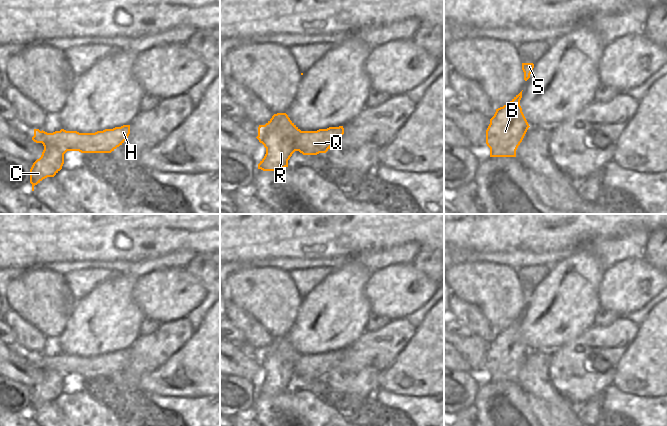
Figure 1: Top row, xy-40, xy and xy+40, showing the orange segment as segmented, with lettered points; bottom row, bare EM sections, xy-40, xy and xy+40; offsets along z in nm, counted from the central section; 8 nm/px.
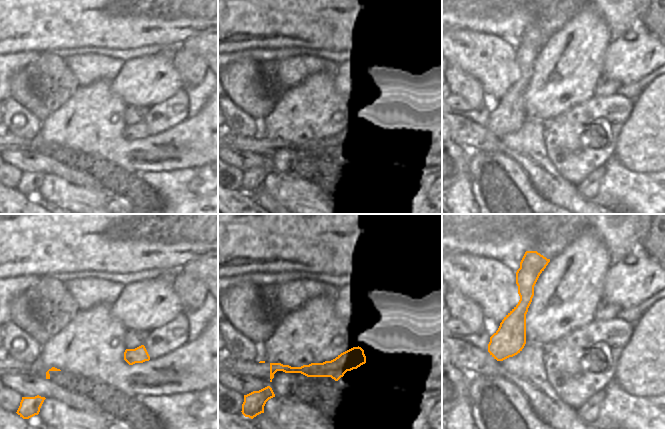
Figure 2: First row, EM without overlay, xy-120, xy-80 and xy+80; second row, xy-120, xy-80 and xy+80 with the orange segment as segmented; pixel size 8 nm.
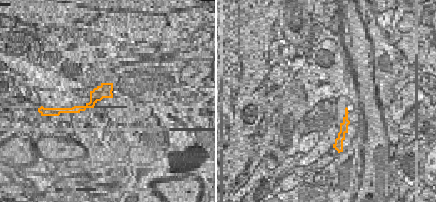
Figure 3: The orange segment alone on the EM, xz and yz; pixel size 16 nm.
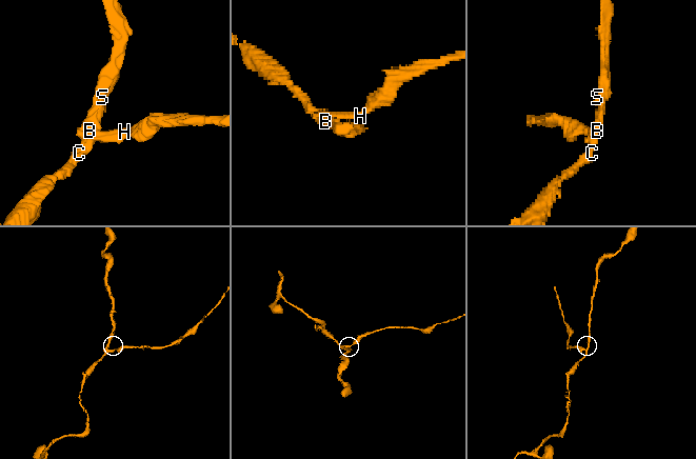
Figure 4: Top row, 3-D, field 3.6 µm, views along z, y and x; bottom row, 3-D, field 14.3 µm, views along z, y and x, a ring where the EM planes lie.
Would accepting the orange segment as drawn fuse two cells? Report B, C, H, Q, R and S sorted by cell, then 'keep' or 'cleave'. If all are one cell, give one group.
B C R S / H Q | cleave

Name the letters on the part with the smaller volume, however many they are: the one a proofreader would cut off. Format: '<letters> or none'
H, Q

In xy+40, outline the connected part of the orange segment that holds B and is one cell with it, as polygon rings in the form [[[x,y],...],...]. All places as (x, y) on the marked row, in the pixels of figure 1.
[[[522,91],[509,103],[496,109],[486,130],[486,144],[490,148],[490,157],[516,157],[516,150],[530,127],[520,106]]]

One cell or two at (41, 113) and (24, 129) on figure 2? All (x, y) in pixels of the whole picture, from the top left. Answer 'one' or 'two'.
two

